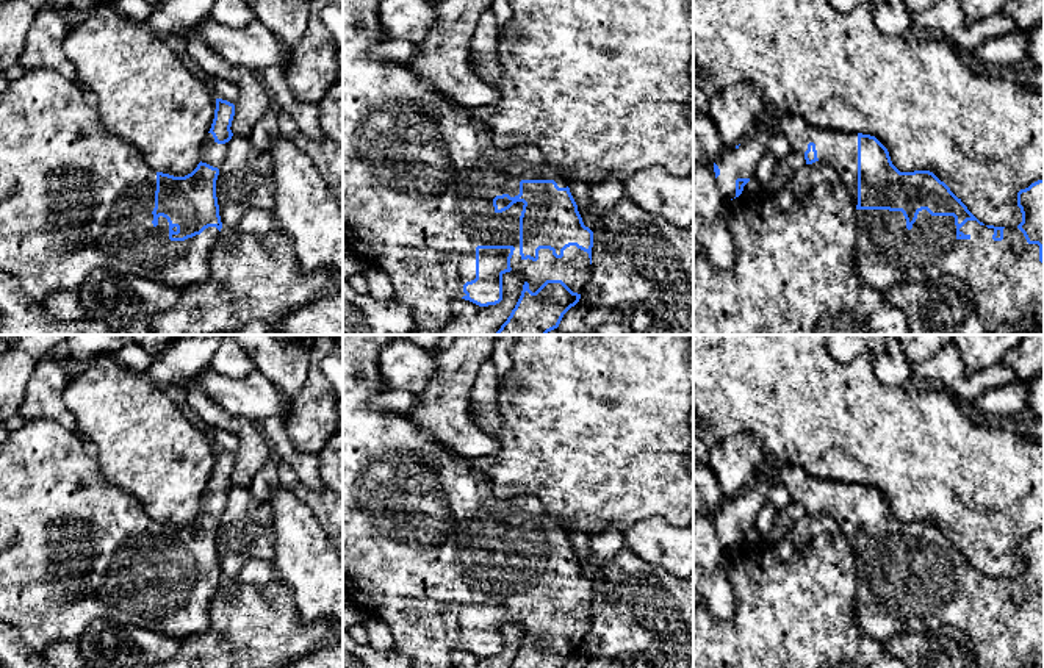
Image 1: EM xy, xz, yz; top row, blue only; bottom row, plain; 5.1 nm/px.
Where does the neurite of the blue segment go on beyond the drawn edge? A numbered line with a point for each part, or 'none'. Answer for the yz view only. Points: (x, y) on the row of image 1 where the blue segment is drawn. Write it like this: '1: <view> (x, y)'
1: yz (1007, 277)

